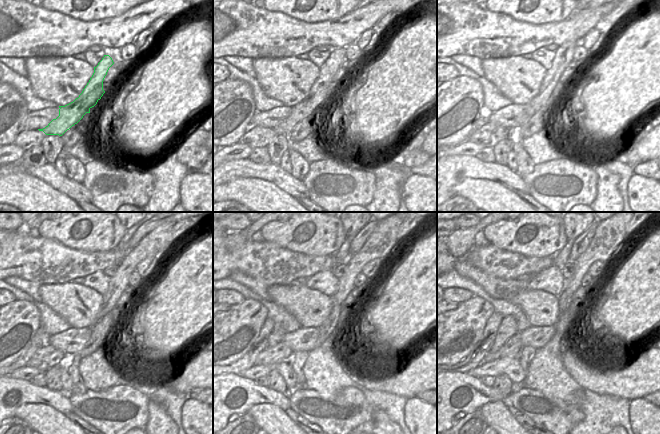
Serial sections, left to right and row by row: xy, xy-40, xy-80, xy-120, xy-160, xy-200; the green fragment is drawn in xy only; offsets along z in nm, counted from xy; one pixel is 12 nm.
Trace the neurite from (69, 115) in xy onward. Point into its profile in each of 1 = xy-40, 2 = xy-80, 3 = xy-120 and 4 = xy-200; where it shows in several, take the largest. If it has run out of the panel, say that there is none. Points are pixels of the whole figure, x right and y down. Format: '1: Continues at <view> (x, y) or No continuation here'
1: Continues at xy-40 (320, 91)
2: Continues at xy-80 (564, 55)
3: Continues at xy-120 (155, 244)
4: Continues at xy-200 (610, 234)

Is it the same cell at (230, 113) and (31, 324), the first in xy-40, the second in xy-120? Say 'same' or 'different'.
same

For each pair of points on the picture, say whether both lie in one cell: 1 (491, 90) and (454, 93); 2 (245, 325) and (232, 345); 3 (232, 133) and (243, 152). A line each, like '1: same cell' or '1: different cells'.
1: different cells
2: same cell
3: different cells

